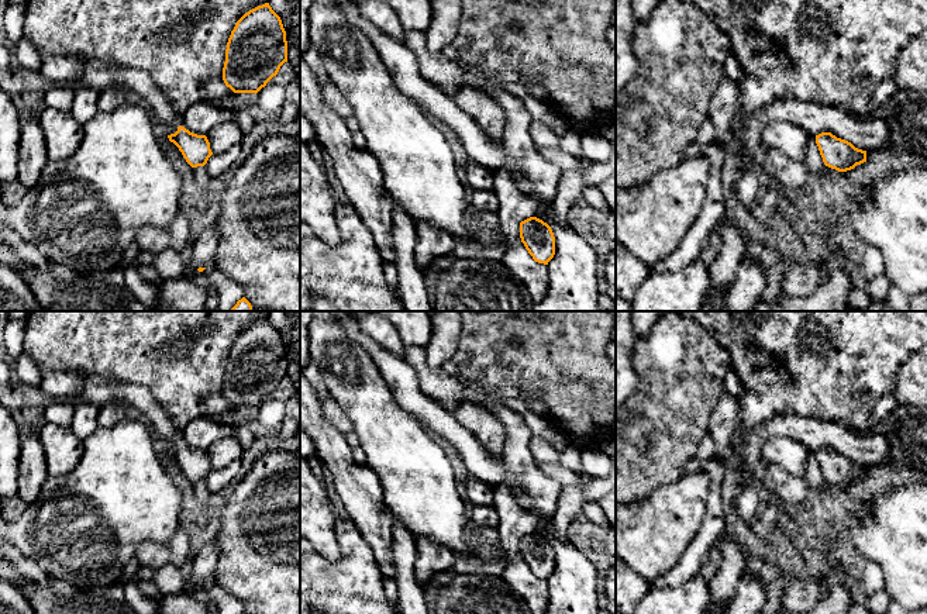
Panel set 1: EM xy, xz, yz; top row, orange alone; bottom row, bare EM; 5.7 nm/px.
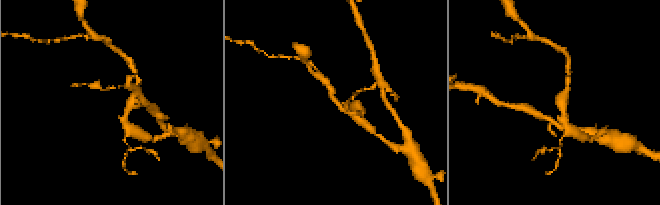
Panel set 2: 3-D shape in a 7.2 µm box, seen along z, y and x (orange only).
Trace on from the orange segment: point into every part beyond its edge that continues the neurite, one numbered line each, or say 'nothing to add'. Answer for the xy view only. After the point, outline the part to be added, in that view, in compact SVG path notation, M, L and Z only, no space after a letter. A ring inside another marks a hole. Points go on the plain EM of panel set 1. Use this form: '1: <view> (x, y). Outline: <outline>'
1: xy (97, 390). Outline: M86 376L83 390L75 397L96 404L99 408L110 401L132 404L149 421L151 428L159 435L168 451L175 449L180 441L185 442L182 431L172 424L165 408L142 384Z

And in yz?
nothing to add

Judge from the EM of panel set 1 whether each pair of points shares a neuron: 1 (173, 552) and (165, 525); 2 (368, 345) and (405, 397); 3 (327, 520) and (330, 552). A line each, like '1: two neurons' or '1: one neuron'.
1: two neurons
2: one neuron
3: one neuron

